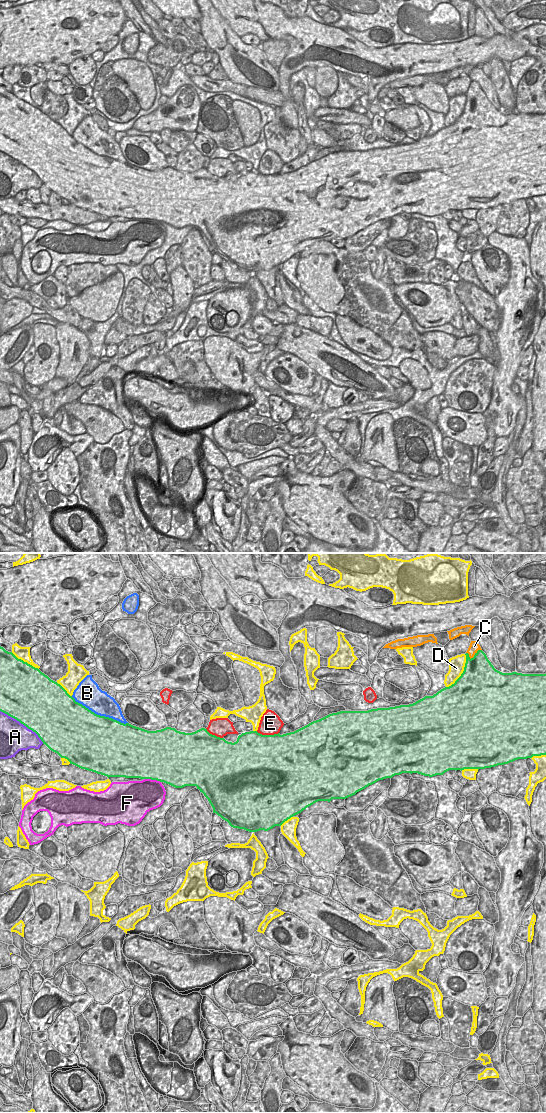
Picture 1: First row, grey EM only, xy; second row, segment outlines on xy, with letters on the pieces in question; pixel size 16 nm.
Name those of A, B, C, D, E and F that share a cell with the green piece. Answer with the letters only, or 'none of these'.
none of these.

